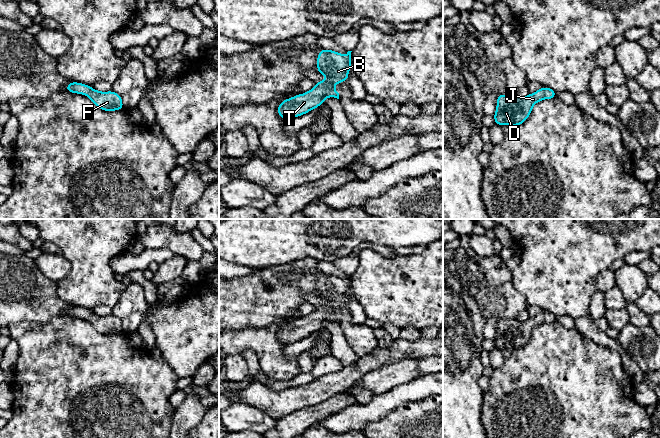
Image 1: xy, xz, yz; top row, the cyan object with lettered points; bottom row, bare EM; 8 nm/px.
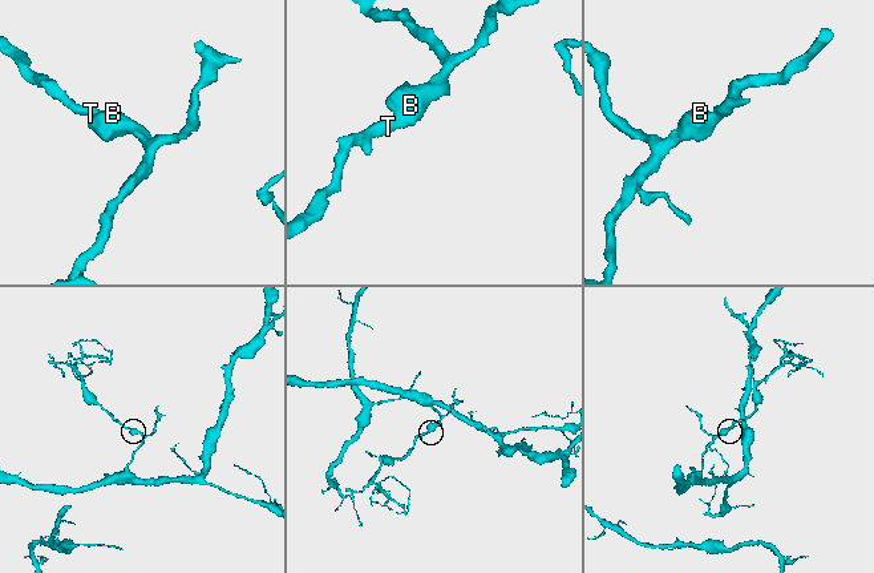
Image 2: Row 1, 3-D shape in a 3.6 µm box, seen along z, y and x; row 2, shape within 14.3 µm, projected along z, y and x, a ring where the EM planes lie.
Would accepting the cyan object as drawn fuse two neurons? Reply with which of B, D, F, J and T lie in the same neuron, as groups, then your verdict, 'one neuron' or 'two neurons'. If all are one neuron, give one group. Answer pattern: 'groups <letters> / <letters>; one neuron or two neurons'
groups B D F J T; one neuron

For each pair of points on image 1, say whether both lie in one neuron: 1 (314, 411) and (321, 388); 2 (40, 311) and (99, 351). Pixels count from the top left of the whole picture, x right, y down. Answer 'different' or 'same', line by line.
1: different
2: different

